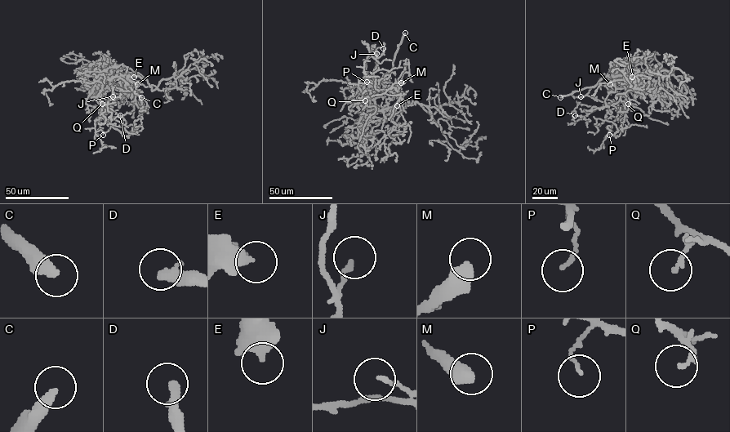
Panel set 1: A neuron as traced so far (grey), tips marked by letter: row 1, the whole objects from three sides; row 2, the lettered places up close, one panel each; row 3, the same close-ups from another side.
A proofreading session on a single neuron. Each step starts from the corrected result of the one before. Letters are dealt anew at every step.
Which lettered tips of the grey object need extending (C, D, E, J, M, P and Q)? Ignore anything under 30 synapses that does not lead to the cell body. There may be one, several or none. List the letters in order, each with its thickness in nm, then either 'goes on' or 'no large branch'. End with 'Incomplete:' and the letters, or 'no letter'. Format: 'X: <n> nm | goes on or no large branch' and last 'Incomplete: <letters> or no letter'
C: 360 nm | goes on
D: 400 nm | no large branch
E: 550 nm | no large branch
J: 140 nm | no large branch
M: 480 nm | goes on
P: 110 nm | no large branch
Q: 130 nm | no large branch
Incomplete: C, M

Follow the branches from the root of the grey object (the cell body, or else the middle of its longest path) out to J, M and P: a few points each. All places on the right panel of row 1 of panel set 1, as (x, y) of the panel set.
J: (636, 88), (634, 82), (620, 80), (616, 85), (619, 102), (606, 104), (587, 95), (580, 96)
M: (636, 88), (637, 84), (624, 76), (610, 84)
P: (636, 88), (635, 82), (625, 78), (616, 83), (625, 115), (613, 122), (609, 135)

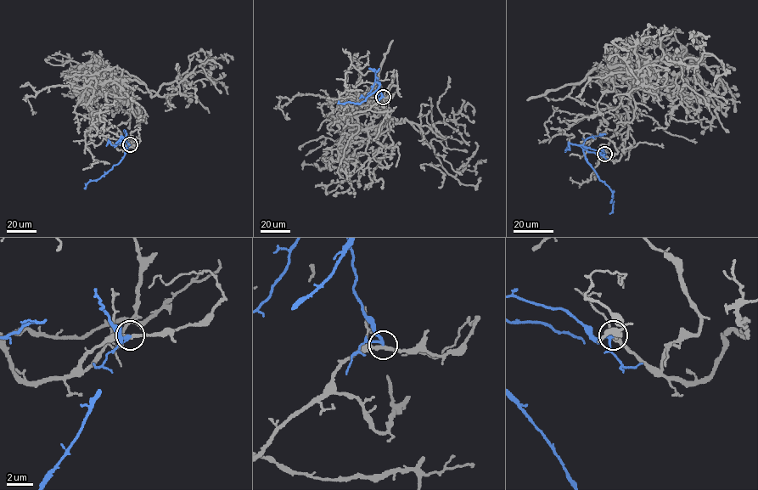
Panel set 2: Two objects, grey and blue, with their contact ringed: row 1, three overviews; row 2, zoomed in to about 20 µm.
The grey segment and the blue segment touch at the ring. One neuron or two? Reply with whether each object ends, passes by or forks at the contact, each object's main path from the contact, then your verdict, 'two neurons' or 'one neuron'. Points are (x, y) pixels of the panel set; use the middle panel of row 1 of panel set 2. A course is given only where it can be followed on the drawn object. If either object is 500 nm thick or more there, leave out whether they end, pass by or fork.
grey passes by; blue passes by; grey runs (383, 97), (364, 111), (344, 115), (340, 109), (350, 108), (359, 129), (410, 121), (454, 177), (486, 160); blue runs (383, 97), (376, 77), (375, 81), (379, 85), (364, 100), (354, 104), (338, 101); two neurons

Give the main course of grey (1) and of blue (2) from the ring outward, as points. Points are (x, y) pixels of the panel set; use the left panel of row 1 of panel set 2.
1: (130, 144), (118, 150), (91, 126), (87, 104), (100, 82), (113, 96), (156, 93), (211, 59), (233, 59)
2: (130, 144), (122, 138), (126, 152), (120, 160), (98, 178), (88, 182), (85, 188)

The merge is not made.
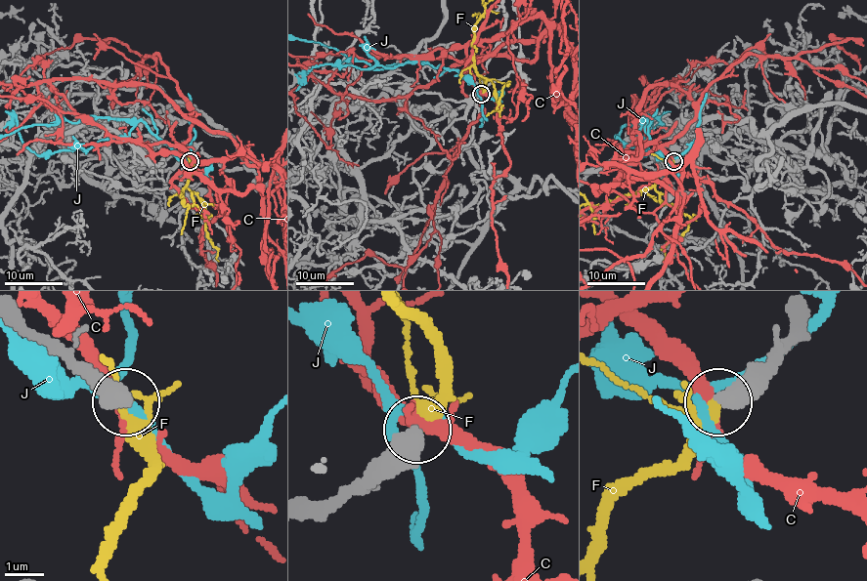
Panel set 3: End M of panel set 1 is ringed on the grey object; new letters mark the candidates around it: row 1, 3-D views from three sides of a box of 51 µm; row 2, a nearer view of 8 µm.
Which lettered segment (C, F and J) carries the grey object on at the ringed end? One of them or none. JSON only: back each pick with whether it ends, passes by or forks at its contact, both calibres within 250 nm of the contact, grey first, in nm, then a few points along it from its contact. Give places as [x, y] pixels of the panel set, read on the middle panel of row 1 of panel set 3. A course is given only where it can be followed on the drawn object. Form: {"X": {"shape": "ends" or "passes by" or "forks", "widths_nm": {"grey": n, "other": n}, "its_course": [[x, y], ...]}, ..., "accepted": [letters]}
{"F": {"shape": "forks", "widths_nm": {"grey": 550, "other": 190}, "its_course": [[480, 95], [485, 81], [474, 69], [474, 26], [485, 10]]}, "accepted": ["F"]}

